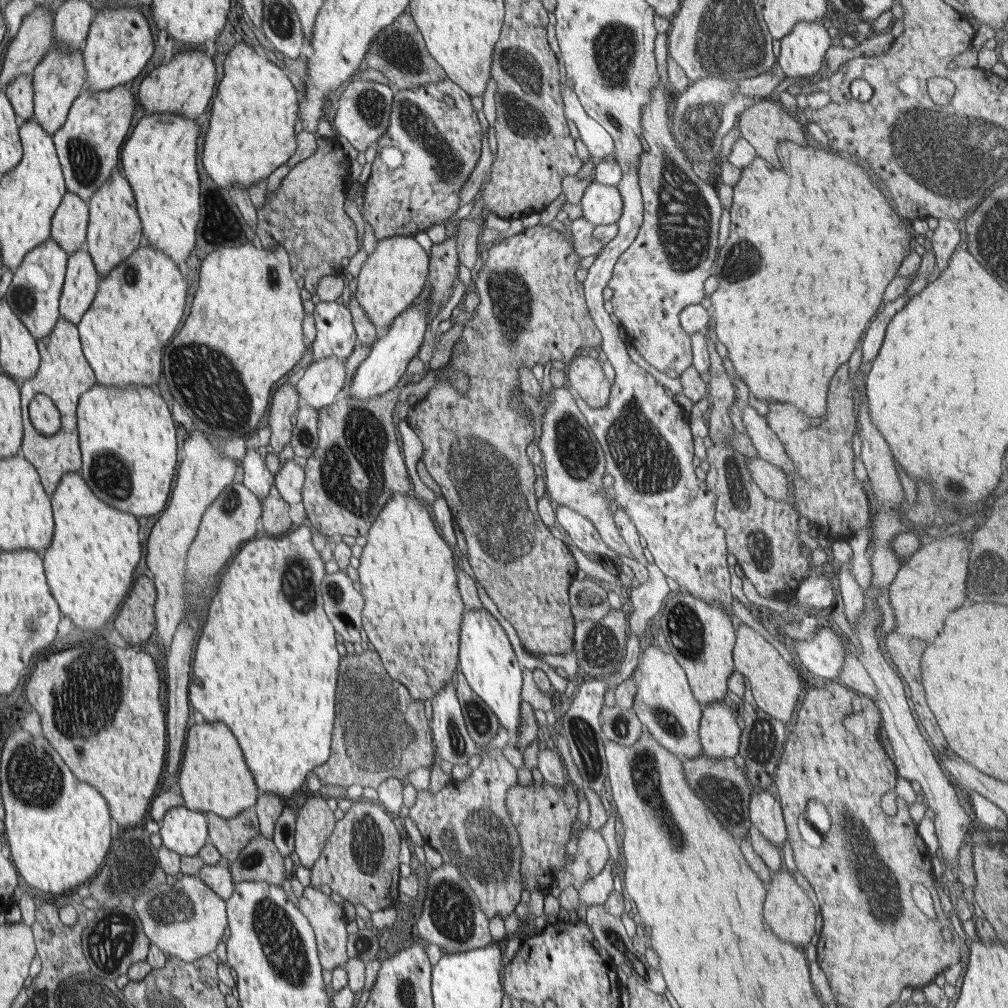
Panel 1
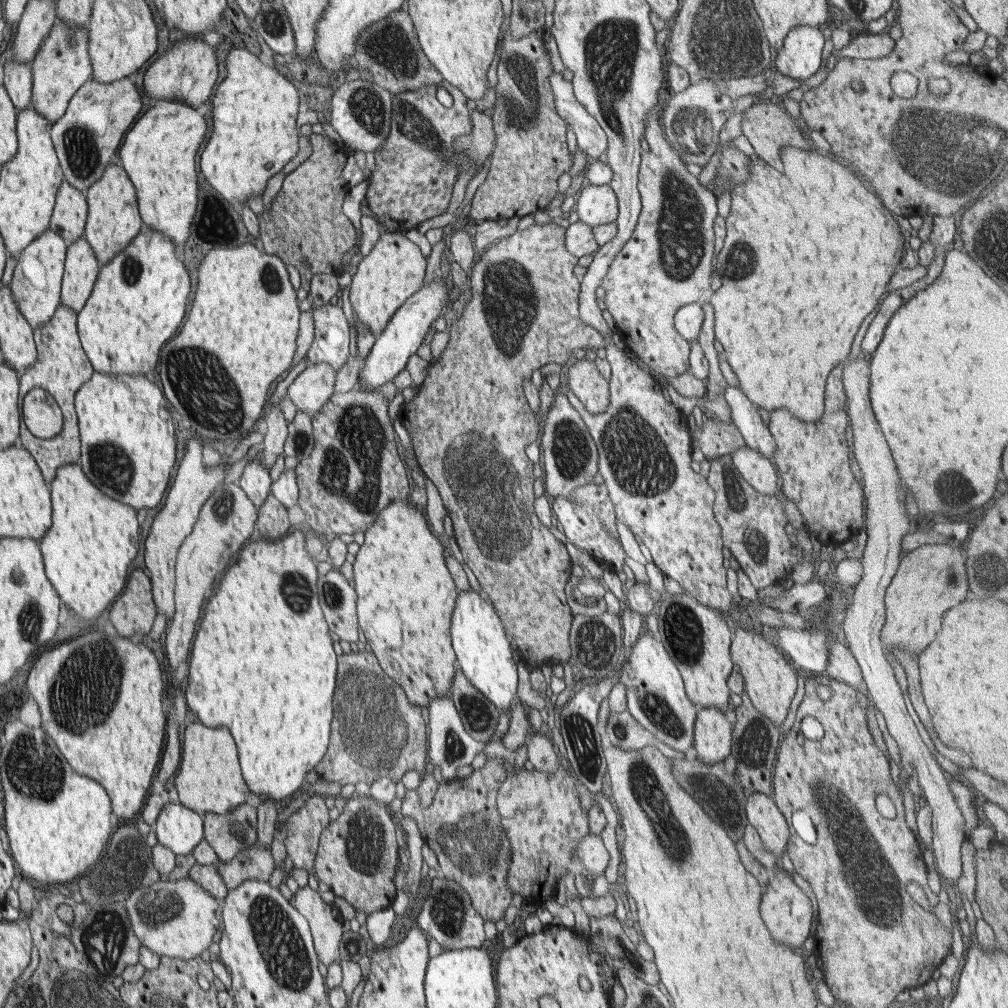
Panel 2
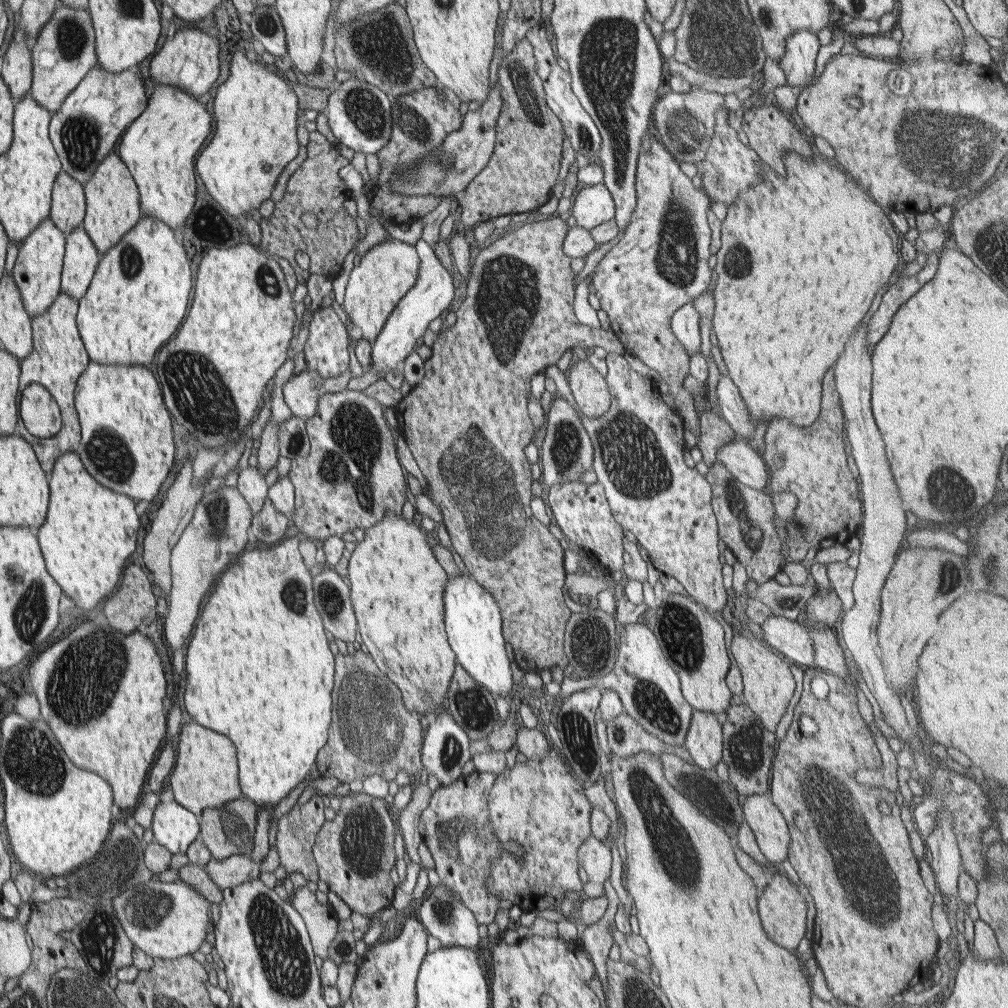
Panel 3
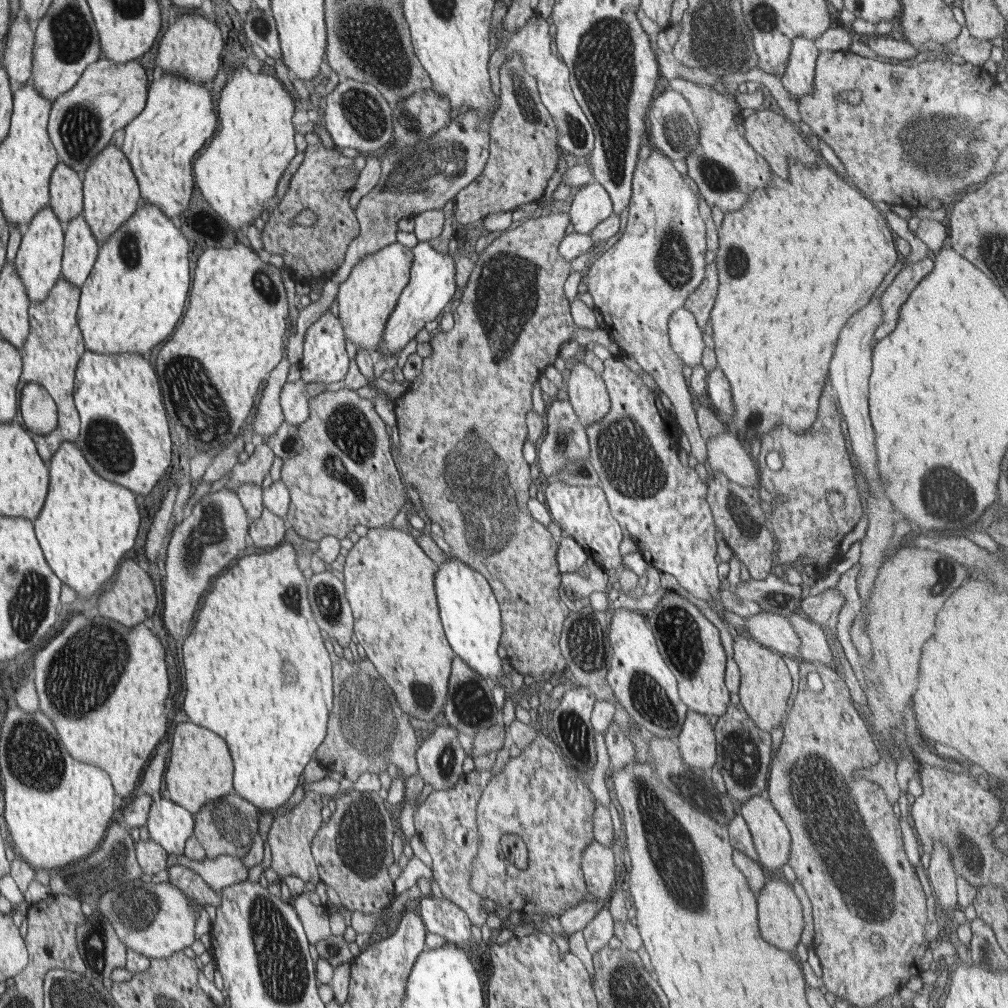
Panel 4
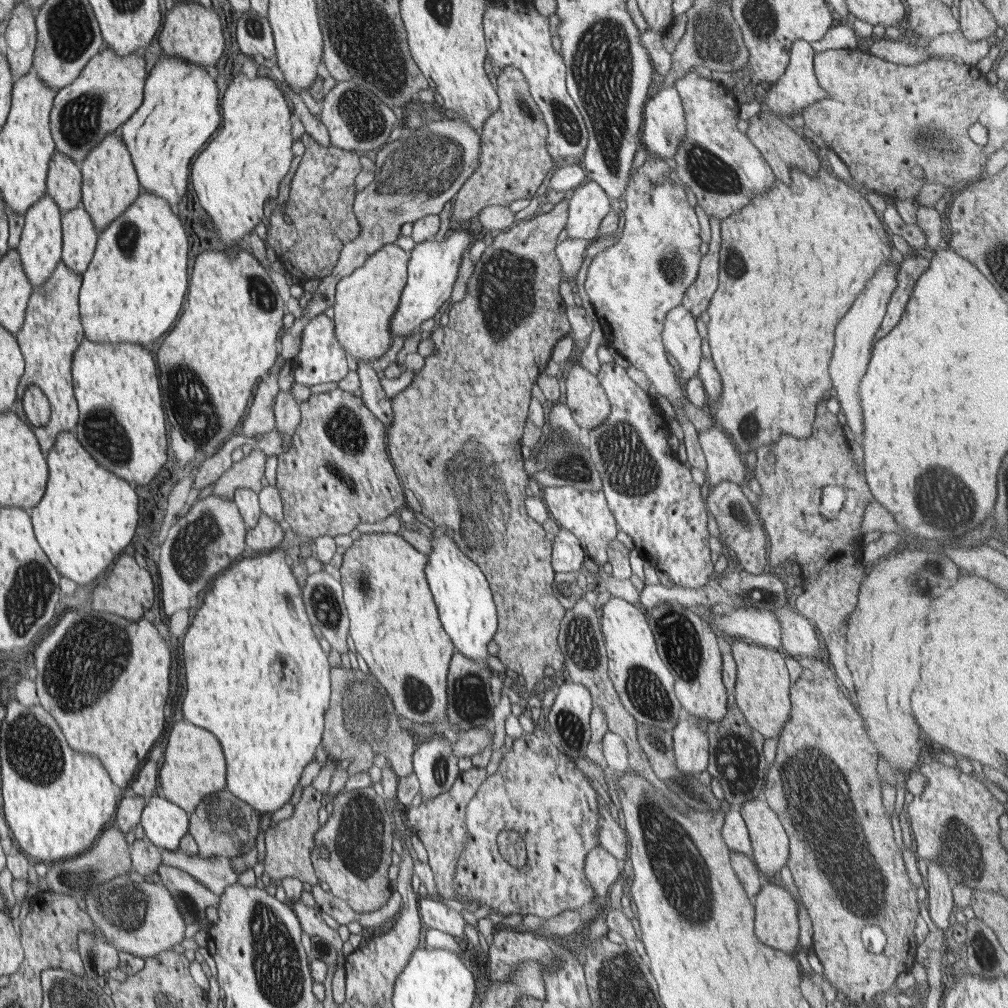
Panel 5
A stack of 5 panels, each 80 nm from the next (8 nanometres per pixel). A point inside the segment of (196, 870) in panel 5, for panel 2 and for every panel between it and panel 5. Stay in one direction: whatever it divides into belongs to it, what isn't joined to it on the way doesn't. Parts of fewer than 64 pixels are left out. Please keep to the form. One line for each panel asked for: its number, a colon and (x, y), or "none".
2: (256, 863)
3: (227, 873)
4: (219, 873)

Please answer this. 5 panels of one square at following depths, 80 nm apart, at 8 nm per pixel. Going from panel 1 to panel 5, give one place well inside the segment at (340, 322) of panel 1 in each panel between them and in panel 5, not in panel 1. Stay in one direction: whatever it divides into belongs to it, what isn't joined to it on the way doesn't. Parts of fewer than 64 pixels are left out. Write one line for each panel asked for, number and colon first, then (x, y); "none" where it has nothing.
2: (331, 345)
3: (326, 351)
4: (324, 360)
5: (321, 359)

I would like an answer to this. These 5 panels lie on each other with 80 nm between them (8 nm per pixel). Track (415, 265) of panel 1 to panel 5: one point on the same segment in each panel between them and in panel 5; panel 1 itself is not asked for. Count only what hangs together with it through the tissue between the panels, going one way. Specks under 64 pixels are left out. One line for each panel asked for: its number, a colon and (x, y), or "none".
2: (394, 270)
3: (381, 278)
4: (366, 298)
5: (365, 301)

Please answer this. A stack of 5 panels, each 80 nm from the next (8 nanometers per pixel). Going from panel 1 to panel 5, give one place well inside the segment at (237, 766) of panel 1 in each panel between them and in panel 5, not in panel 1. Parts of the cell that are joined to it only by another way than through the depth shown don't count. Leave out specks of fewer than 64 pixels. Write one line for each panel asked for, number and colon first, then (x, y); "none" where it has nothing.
2: (209, 779)
3: (206, 775)
4: (201, 768)
5: (194, 766)

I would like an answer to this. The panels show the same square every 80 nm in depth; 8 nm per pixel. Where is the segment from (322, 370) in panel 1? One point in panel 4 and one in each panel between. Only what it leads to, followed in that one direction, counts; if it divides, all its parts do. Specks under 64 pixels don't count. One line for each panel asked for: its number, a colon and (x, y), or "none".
2: (311, 390)
3: (301, 393)
4: (293, 398)

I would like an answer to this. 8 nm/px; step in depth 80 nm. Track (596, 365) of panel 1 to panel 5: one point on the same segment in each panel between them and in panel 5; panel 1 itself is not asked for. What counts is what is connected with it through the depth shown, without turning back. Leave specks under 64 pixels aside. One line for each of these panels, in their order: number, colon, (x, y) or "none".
2: (582, 377)
3: (590, 390)
4: (587, 392)
5: (589, 405)

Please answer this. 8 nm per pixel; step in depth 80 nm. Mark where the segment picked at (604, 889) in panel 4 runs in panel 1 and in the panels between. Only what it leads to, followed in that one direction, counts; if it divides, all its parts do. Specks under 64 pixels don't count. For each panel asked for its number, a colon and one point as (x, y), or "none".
1: (592, 848)
2: (592, 853)
3: (595, 859)

